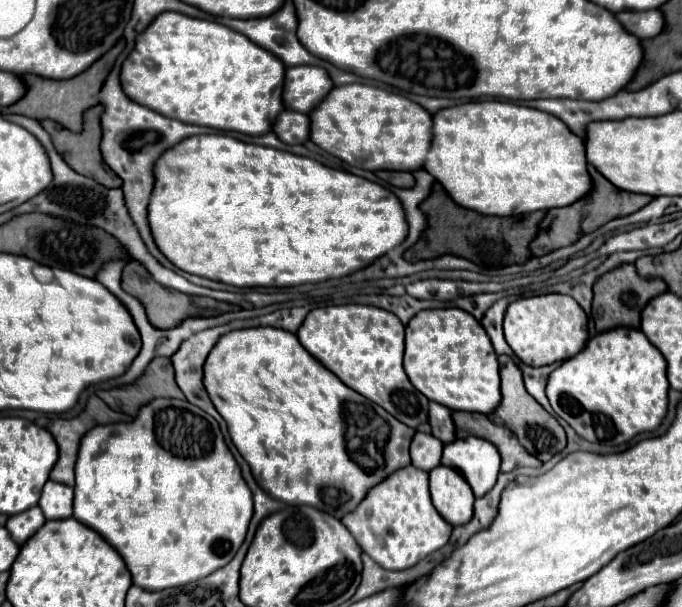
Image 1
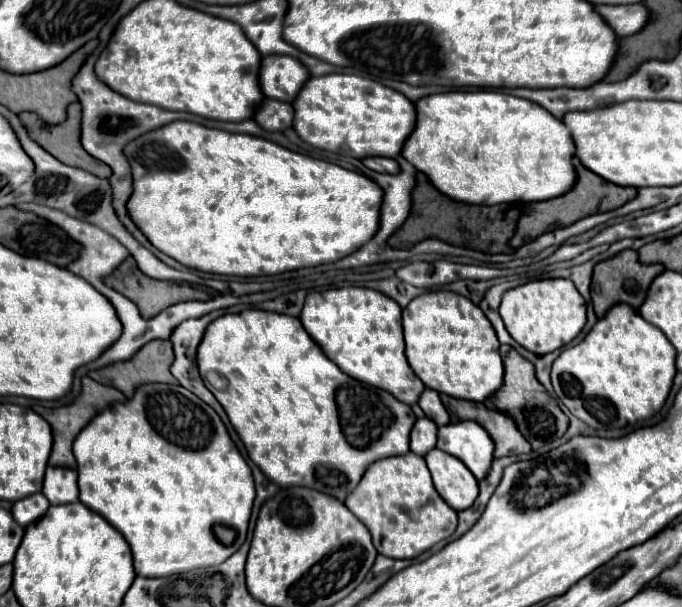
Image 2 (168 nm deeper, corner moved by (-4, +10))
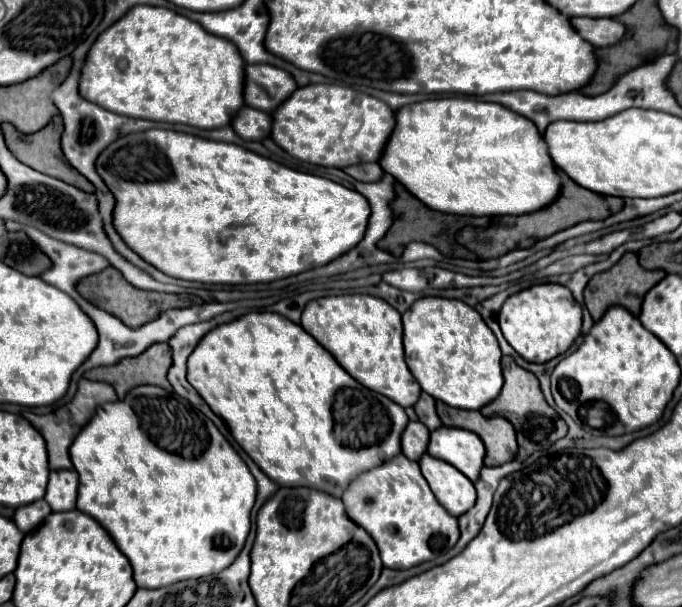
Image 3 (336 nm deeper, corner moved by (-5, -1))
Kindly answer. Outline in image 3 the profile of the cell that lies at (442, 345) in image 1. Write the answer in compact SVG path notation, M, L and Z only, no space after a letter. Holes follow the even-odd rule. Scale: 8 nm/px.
M425 296L403 316L405 362L421 390L449 406L481 410L503 388L501 350L481 314L461 300Z

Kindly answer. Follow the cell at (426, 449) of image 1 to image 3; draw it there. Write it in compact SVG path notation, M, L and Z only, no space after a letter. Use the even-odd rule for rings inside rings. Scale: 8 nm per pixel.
M409 422L401 436L401 452L409 460L421 460L421 456L427 452L429 436L429 428L425 428L421 422Z

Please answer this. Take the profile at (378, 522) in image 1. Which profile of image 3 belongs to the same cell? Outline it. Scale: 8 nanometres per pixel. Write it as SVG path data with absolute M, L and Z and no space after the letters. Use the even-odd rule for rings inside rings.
M403 454L357 476L341 500L345 504L347 516L355 524L363 526L375 540L381 560L387 568L413 568L421 562L433 560L443 550L453 548L459 540L457 518L437 502L421 474L419 462L413 462Z

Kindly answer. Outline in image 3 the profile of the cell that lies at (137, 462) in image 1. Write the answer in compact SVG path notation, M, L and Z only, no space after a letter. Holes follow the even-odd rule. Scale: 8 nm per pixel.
M137 386L133 388L125 400L103 404L97 408L97 414L93 420L77 434L75 442L71 444L71 460L79 474L79 498L77 498L77 510L89 514L95 518L115 540L119 550L129 558L133 566L133 578L139 588L163 588L181 580L191 578L207 578L217 572L223 572L241 552L245 538L251 528L251 508L255 504L255 492L257 484L251 476L247 464L241 460L241 456L233 450L233 446L225 440L225 436L217 430L217 426L201 412L197 412L187 400L181 400L179 396L165 396L165 390L159 386Z

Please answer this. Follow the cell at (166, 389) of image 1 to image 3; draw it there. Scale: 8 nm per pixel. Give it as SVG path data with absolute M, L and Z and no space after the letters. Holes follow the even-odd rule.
M161 342L161 344L149 346L137 358L125 358L115 366L89 370L85 376L89 380L111 384L119 400L123 400L133 386L143 386L143 384L159 386L159 388L165 388L167 392L173 392L167 380L167 370L171 368L171 362L173 360L171 360L169 344Z

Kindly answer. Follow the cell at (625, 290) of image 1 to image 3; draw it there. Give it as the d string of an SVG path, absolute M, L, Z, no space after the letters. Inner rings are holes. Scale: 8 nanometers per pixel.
M627 252L611 270L601 272L601 274L595 274L595 276L589 280L589 284L587 284L587 288L585 288L585 306L587 306L587 310L591 312L591 316L593 316L595 322L601 320L603 314L605 314L611 306L623 306L623 308L627 308L633 316L639 316L645 294L647 294L657 282L661 282L663 276L665 276L665 272L661 272L661 270L645 270L645 268L641 268L639 262L637 262L637 254Z

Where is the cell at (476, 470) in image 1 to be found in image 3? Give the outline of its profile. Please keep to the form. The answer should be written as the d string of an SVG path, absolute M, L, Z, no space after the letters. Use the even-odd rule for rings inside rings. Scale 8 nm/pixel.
M443 426L437 432L431 432L429 454L453 464L471 482L475 482L483 468L485 446L481 444L481 438L469 430Z

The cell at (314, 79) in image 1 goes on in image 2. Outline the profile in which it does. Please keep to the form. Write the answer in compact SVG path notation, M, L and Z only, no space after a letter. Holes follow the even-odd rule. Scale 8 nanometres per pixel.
M288 55L262 57L260 87L264 89L264 97L292 103L298 91L302 89L304 81L308 81L308 77L310 75L306 67L294 57L288 57Z

